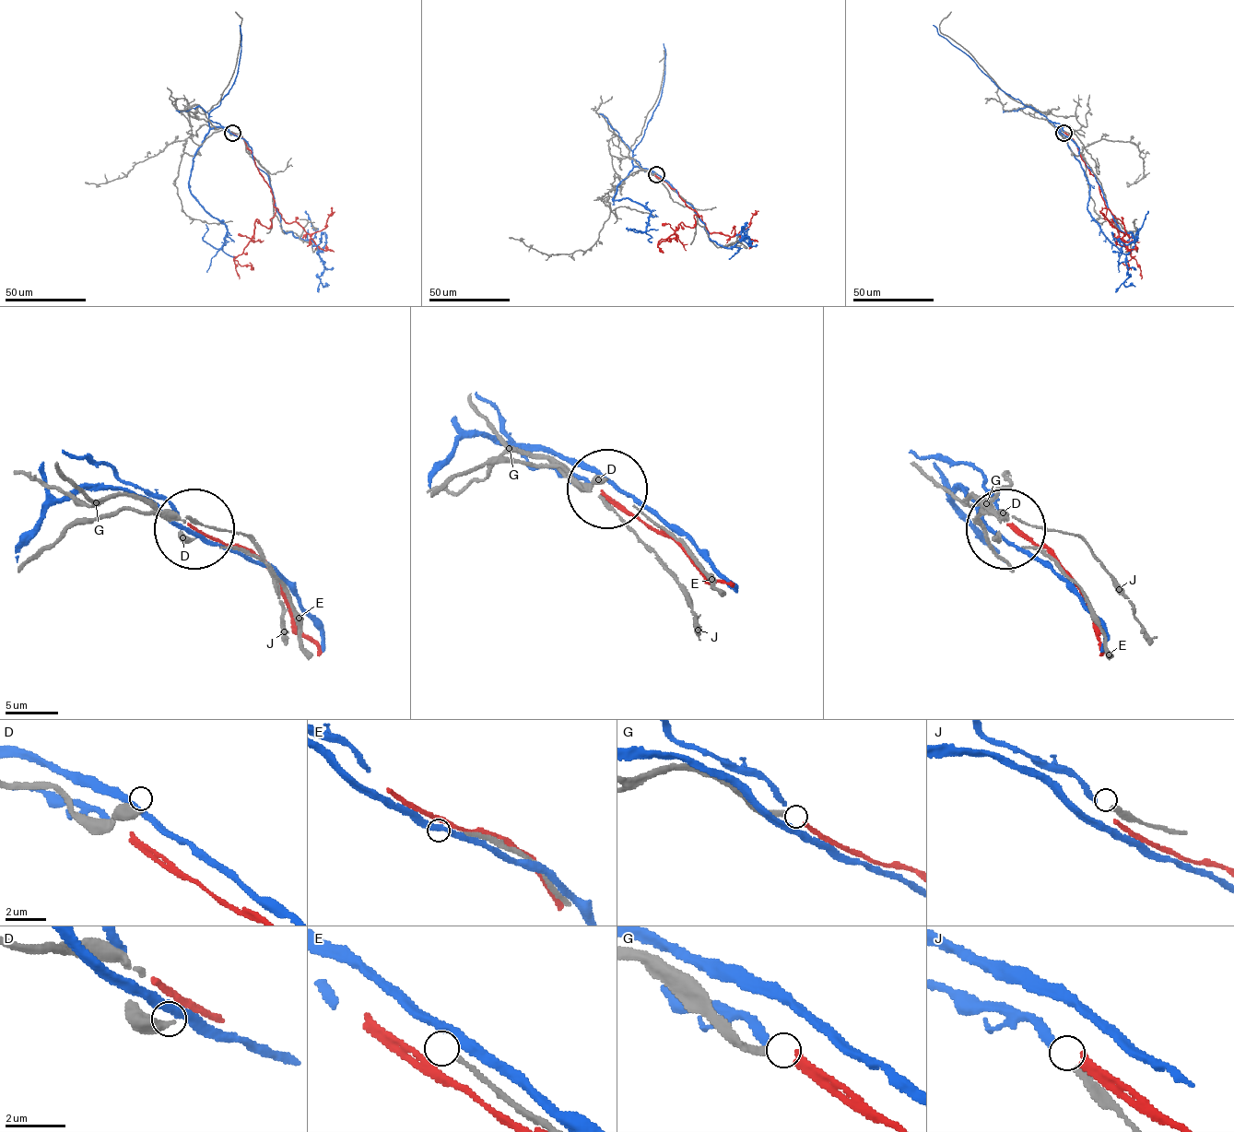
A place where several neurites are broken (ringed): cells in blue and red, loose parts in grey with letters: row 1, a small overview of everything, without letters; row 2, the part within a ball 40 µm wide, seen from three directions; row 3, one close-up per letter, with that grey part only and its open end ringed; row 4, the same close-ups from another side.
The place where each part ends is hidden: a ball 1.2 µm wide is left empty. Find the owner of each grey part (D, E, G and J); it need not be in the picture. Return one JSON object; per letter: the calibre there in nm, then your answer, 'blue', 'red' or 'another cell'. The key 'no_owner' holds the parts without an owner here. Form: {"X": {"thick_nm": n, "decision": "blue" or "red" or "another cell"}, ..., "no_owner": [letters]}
{"D": {"thick_nm": 320, "decision": "another cell"}, "E": {"thick_nm": 140, "decision": "another cell"}, "G": {"thick_nm": 260, "decision": "red"}, "J": {"thick_nm": 200, "decision": "blue"}, "no_owner": ["D", "E"]}

